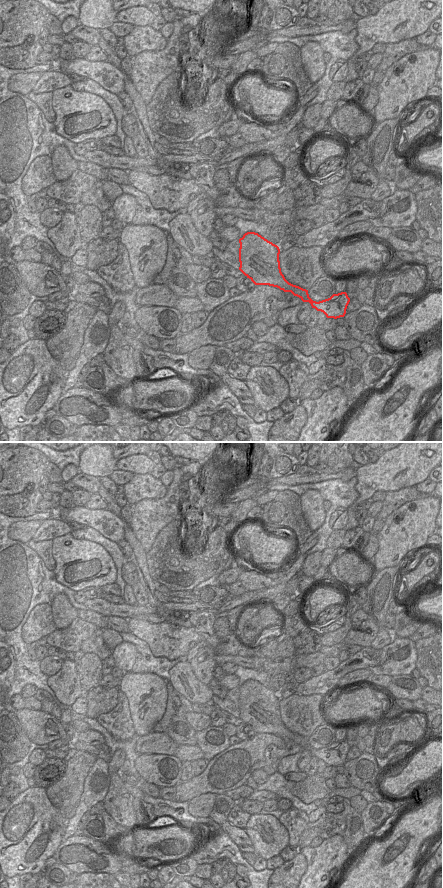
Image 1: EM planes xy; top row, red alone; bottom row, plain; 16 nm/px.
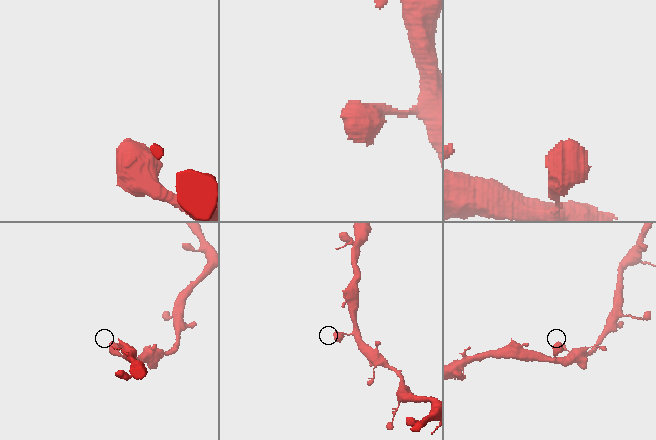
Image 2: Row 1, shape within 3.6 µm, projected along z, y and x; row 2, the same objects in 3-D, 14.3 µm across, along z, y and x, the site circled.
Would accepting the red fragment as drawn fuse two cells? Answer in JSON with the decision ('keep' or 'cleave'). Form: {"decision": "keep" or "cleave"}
{"decision": "keep"}

